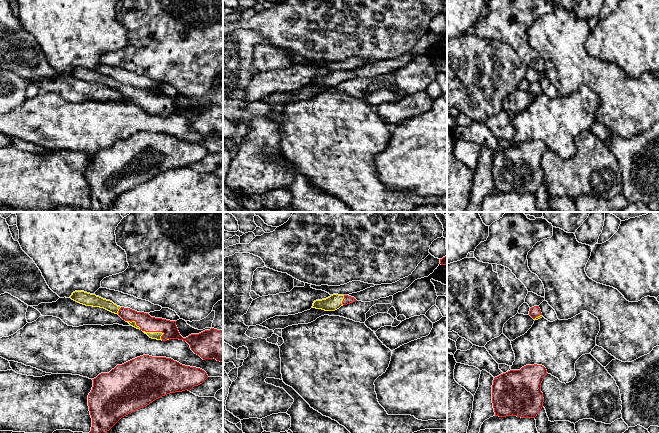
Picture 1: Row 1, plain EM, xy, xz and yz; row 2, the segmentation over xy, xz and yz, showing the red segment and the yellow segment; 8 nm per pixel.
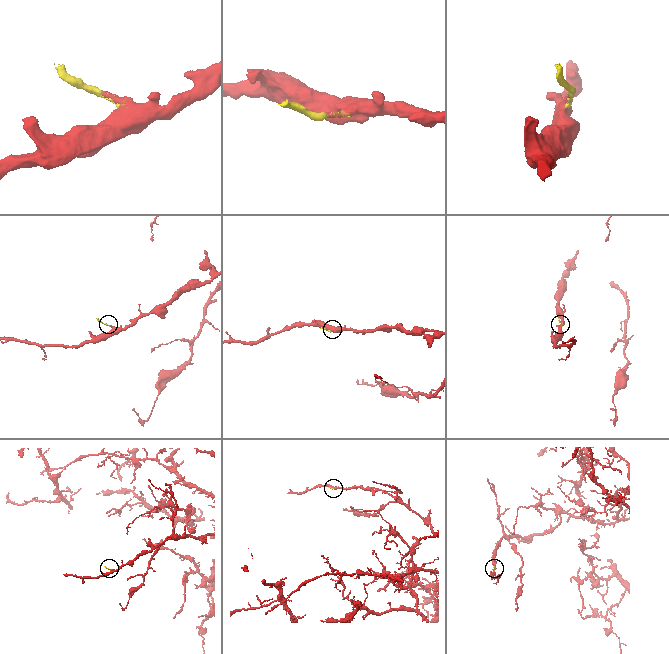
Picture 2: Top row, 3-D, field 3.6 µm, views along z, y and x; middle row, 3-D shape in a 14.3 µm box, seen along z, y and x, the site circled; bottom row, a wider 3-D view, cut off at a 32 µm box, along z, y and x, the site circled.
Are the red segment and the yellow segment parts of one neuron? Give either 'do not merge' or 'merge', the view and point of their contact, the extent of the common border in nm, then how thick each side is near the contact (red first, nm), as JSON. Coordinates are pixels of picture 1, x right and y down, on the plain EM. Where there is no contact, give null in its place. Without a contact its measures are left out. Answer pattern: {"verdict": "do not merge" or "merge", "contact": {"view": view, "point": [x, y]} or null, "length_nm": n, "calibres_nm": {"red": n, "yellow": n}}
{"verdict": "merge", "contact": {"view": "xy", "point": [154, 107]}, "length_nm": 180, "calibres_nm": {"red": 130, "yellow": 60}}

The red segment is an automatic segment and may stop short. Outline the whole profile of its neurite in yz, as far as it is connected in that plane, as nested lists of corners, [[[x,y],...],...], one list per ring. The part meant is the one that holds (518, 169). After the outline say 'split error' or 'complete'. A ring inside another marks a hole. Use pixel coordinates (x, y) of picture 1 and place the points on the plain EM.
[[[526,141],[493,156],[492,179],[495,192],[535,194],[543,183],[541,159],[547,151],[542,141]]]; complete

